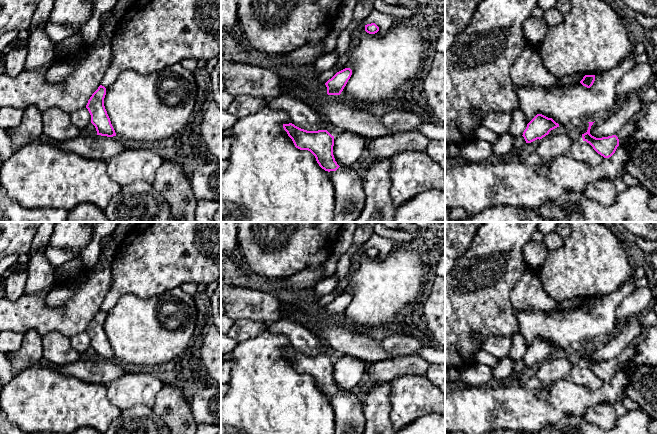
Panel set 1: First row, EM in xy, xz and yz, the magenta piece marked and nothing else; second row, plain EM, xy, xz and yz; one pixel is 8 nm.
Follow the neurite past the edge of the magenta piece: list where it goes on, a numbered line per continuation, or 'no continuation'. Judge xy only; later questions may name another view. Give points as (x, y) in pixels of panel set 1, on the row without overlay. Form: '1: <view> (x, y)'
no continuation

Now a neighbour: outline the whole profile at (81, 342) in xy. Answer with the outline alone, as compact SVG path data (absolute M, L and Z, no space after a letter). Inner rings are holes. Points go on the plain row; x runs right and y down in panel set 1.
M86 331L81 332L75 336L72 336L70 338L70 341L71 341L73 348L79 354L86 353L87 349L91 347L91 339Z

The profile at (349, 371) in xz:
M343 354L334 360L333 379L339 390L356 390L365 372L364 361L355 356Z

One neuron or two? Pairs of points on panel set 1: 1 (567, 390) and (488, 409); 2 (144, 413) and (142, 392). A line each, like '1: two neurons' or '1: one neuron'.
1: one neuron
2: two neurons

